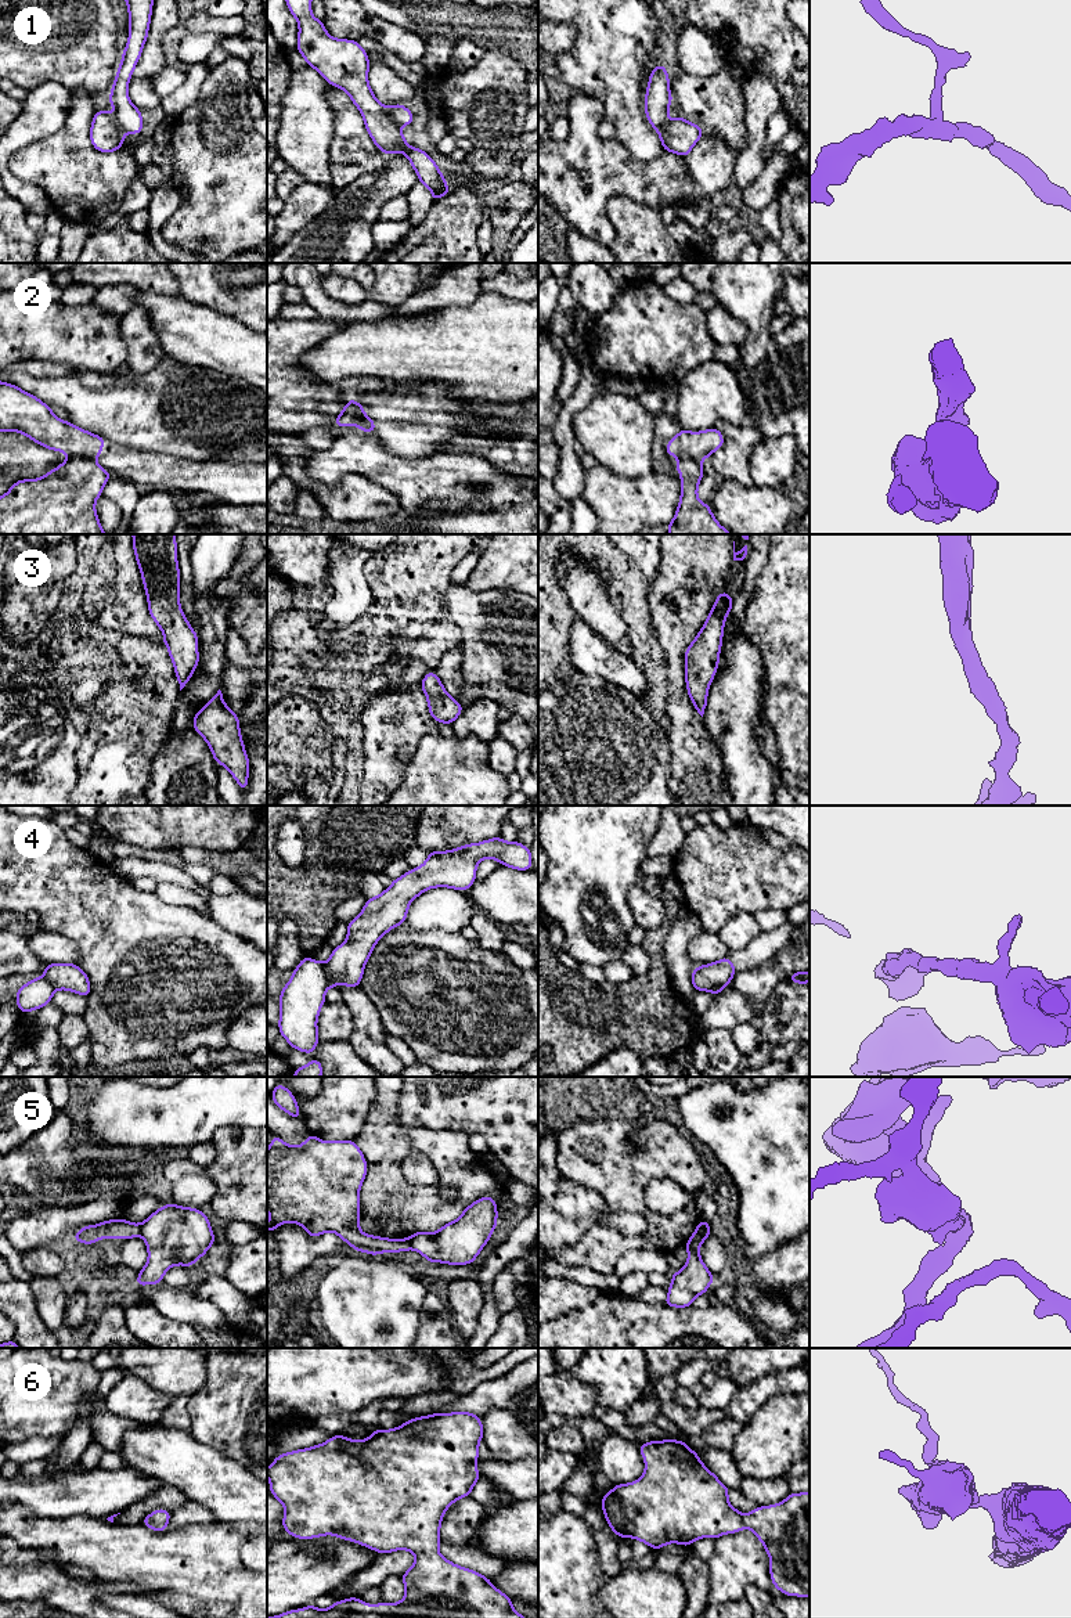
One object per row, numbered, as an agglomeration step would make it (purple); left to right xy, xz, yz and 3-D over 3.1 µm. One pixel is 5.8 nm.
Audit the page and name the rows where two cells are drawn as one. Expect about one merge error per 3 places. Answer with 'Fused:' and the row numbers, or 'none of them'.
Fused: 1, 2, 4, 5

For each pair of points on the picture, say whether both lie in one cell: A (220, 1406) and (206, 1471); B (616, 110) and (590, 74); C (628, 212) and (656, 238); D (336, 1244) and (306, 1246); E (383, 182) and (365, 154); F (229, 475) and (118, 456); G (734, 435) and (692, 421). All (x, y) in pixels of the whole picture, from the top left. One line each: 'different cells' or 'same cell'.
A: different cells
B: same cell
C: same cell
D: same cell
E: different cells
F: same cell
G: different cells

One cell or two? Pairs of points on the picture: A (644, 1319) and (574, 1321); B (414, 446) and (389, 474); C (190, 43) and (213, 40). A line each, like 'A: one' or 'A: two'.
A: one
B: two
C: one

